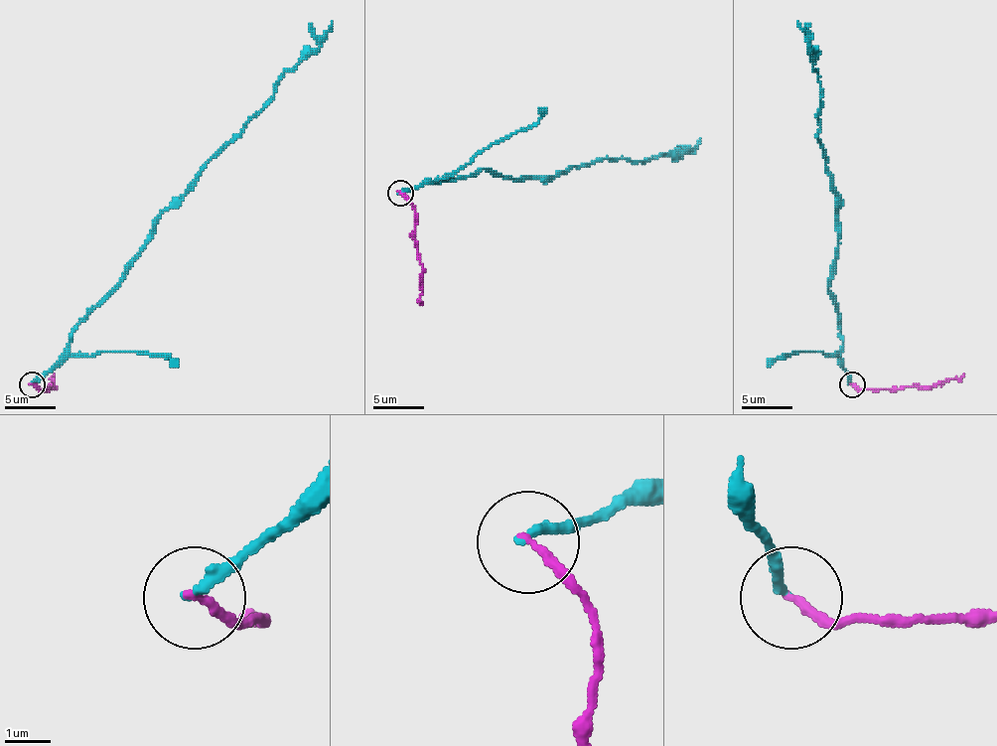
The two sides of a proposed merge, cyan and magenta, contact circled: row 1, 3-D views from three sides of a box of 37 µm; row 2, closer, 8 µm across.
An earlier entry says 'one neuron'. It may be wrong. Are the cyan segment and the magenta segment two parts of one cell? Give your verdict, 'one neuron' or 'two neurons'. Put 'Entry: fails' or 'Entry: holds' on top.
Entry: fails
two neurons

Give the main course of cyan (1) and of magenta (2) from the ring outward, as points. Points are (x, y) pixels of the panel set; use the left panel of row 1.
1: (32, 384), (59, 359), (71, 329), (112, 288), (152, 223), (268, 101), (273, 83), (316, 49), (332, 21)
2: (32, 384), (47, 389), (54, 386), (54, 373)

